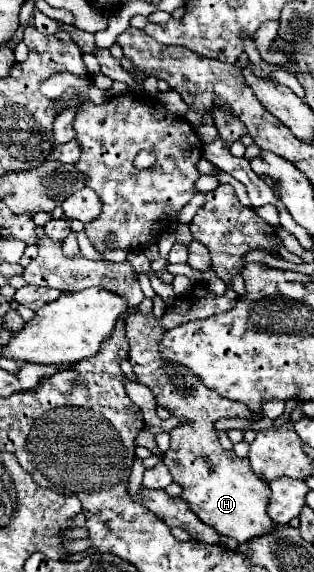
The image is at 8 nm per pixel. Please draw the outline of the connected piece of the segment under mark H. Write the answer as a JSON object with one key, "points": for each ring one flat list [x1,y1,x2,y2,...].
{"points":[[196,283,192,291,178,297,160,319,154,315,140,315,140,311,130,313,126,317,126,339,130,345,128,361,132,363,136,381,150,387,158,405,166,407,172,417,182,417,186,421,170,431,170,451,162,457,174,477,174,483,182,485,180,497,200,521,214,527,220,535,228,535,238,543,244,543,274,527,272,519,266,515,270,487,262,479,256,479,248,459,238,459,234,451,224,451,220,447,214,423,228,417,256,419,256,415,246,405,220,397,212,389,204,387,200,379,188,371,188,367,180,367,180,363,164,363,160,355,160,339,166,331,194,319,224,313,236,305,236,299,238,295,232,285,228,285,222,295,216,295,204,283]]}

